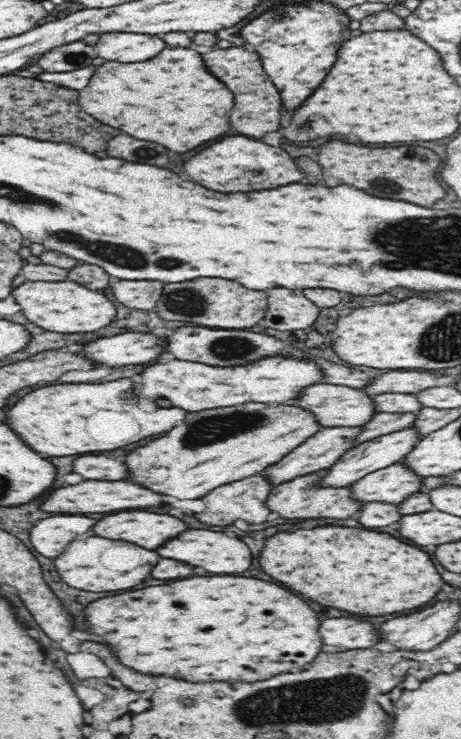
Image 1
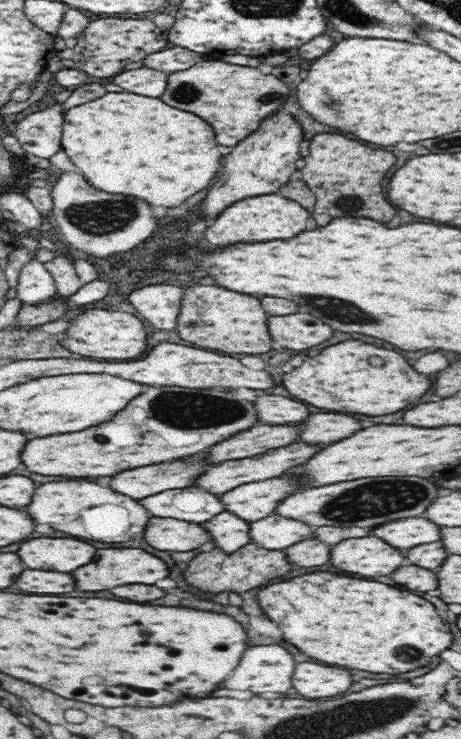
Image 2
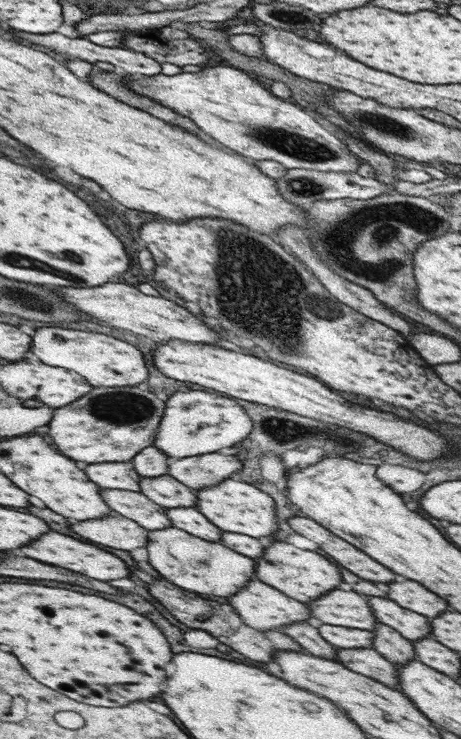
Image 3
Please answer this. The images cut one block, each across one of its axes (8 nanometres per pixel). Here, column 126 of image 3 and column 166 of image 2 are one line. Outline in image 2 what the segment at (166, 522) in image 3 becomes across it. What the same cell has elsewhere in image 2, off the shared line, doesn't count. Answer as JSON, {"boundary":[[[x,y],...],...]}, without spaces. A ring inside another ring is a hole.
{"boundary":[[[200,488],[166,490],[148,498],[142,498],[142,506],[160,518],[178,518],[186,522],[206,522],[224,511],[216,494],[208,494]]]}

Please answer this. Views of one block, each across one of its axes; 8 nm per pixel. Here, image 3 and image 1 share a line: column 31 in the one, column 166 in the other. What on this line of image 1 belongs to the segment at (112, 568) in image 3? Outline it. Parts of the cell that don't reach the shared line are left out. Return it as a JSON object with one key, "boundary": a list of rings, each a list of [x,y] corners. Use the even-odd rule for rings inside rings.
{"boundary":[[[188,530],[182,536],[170,540],[170,544],[166,544],[164,548],[158,548],[156,552],[162,558],[186,560],[188,564],[202,566],[212,574],[240,574],[248,570],[252,564],[252,552],[242,540],[228,538],[224,532],[212,532],[212,530]]]}

